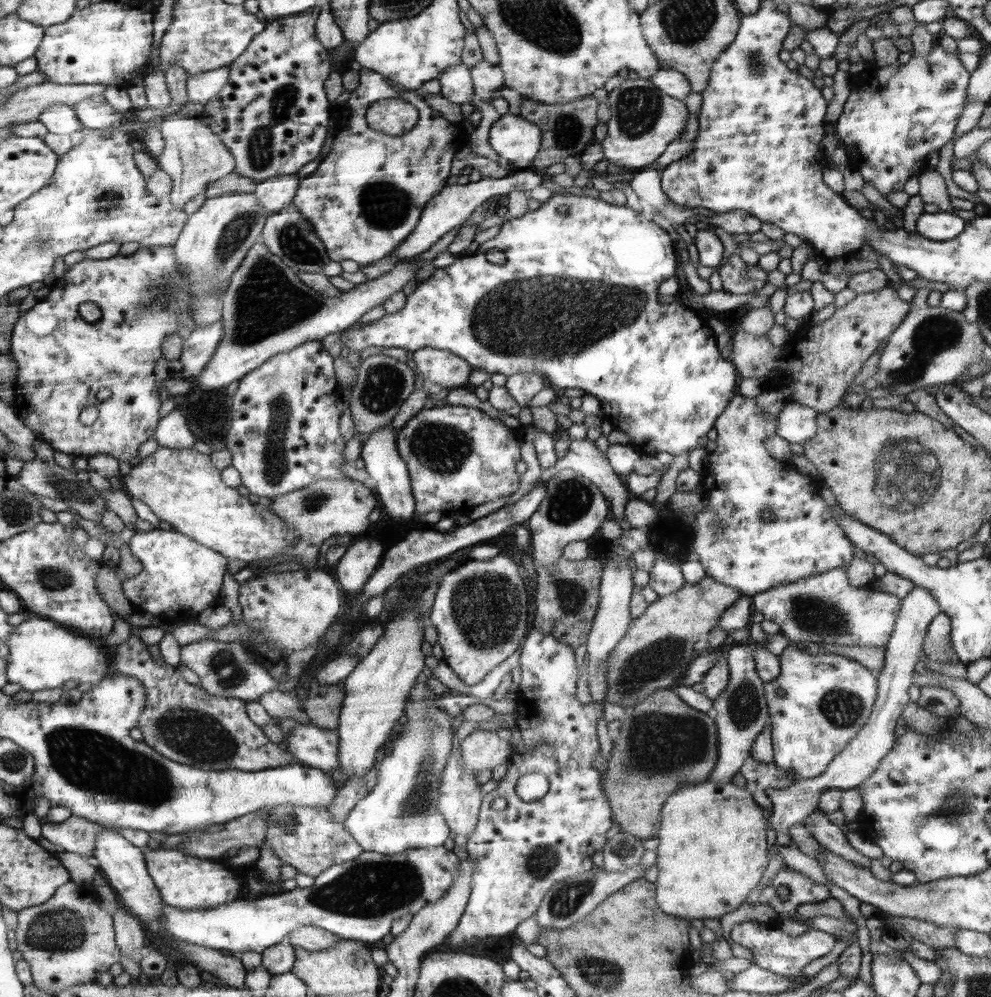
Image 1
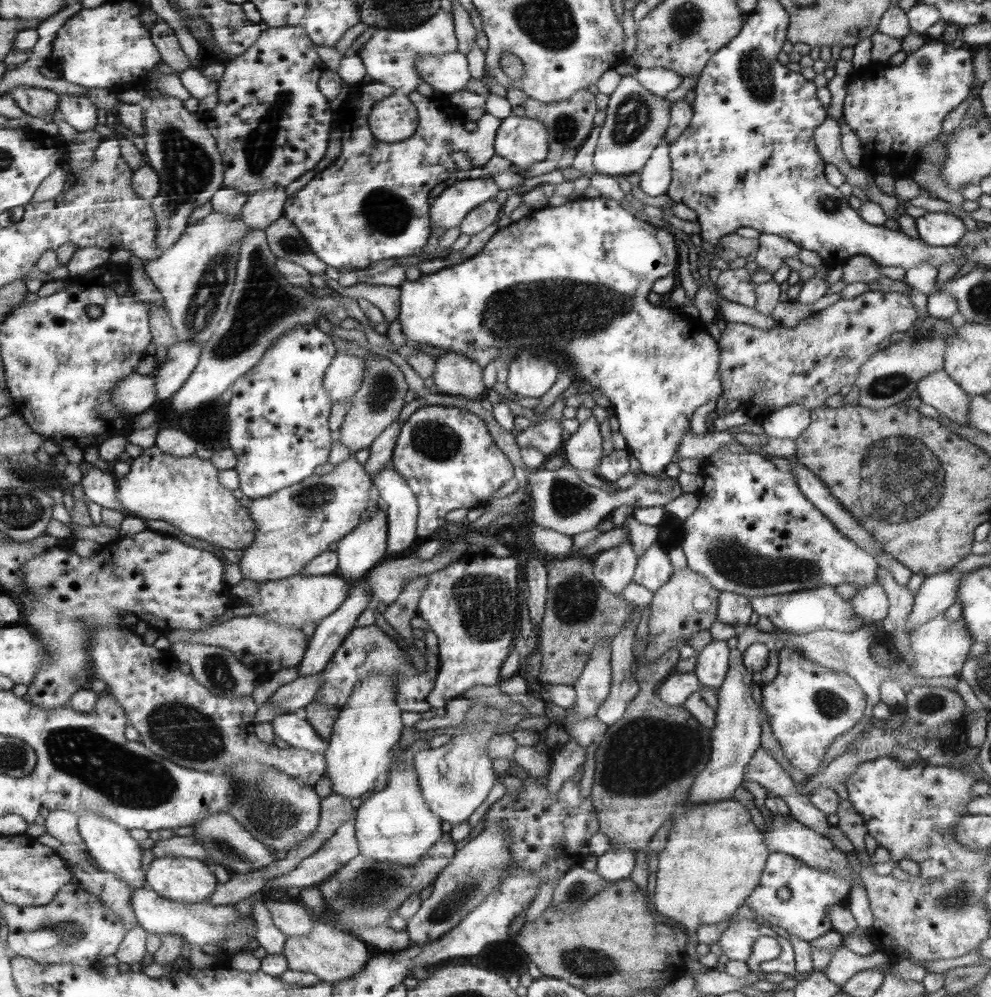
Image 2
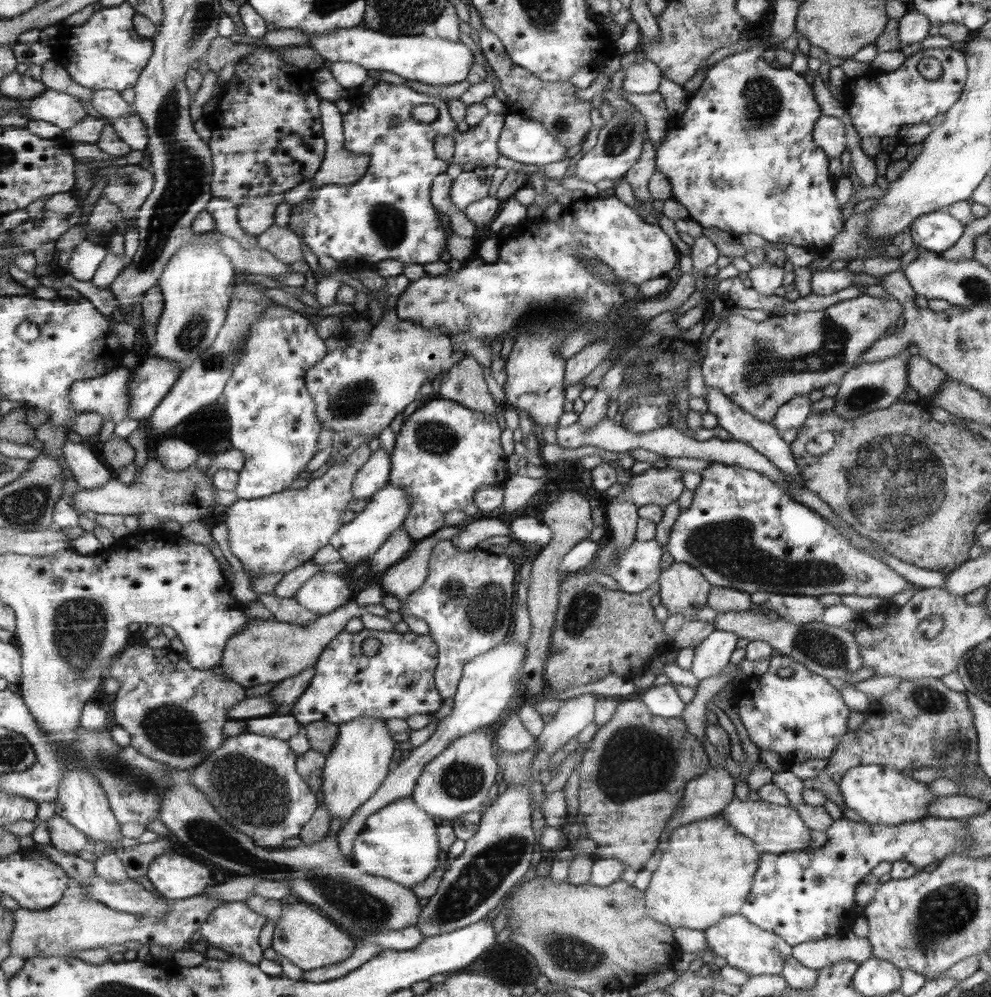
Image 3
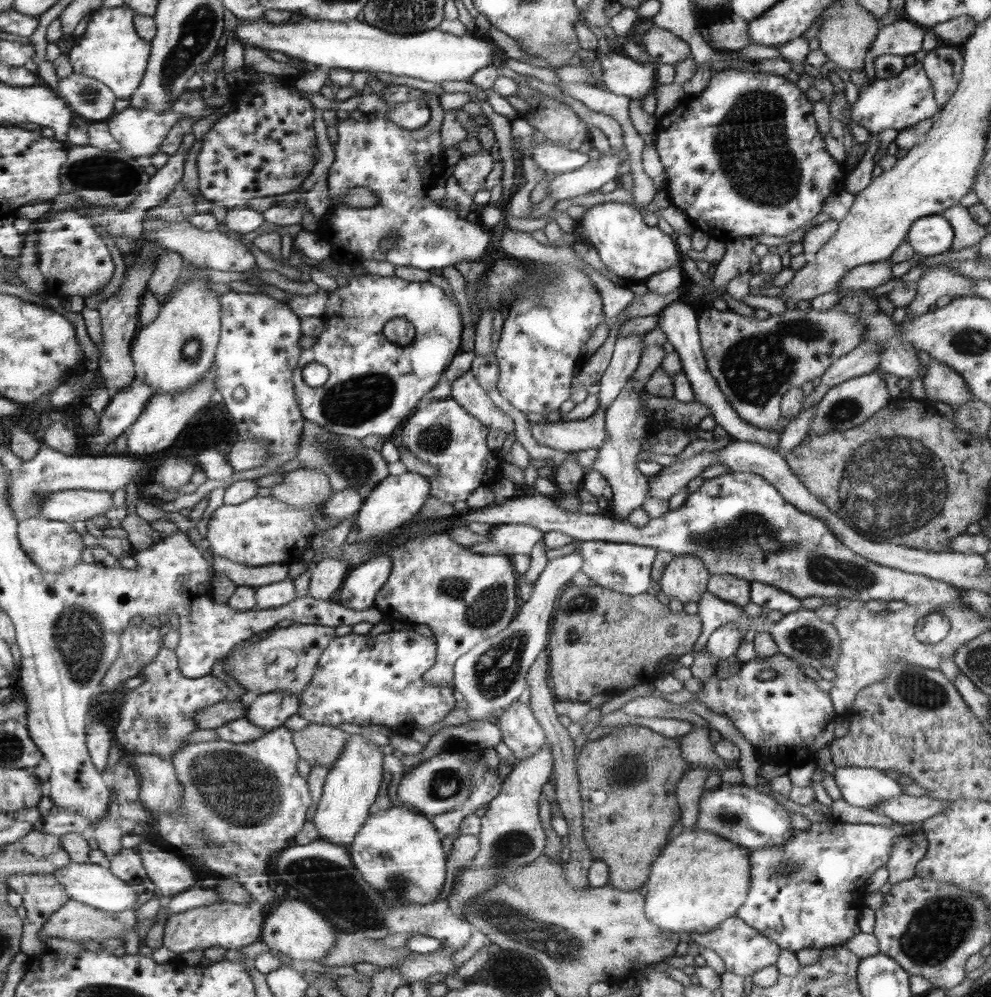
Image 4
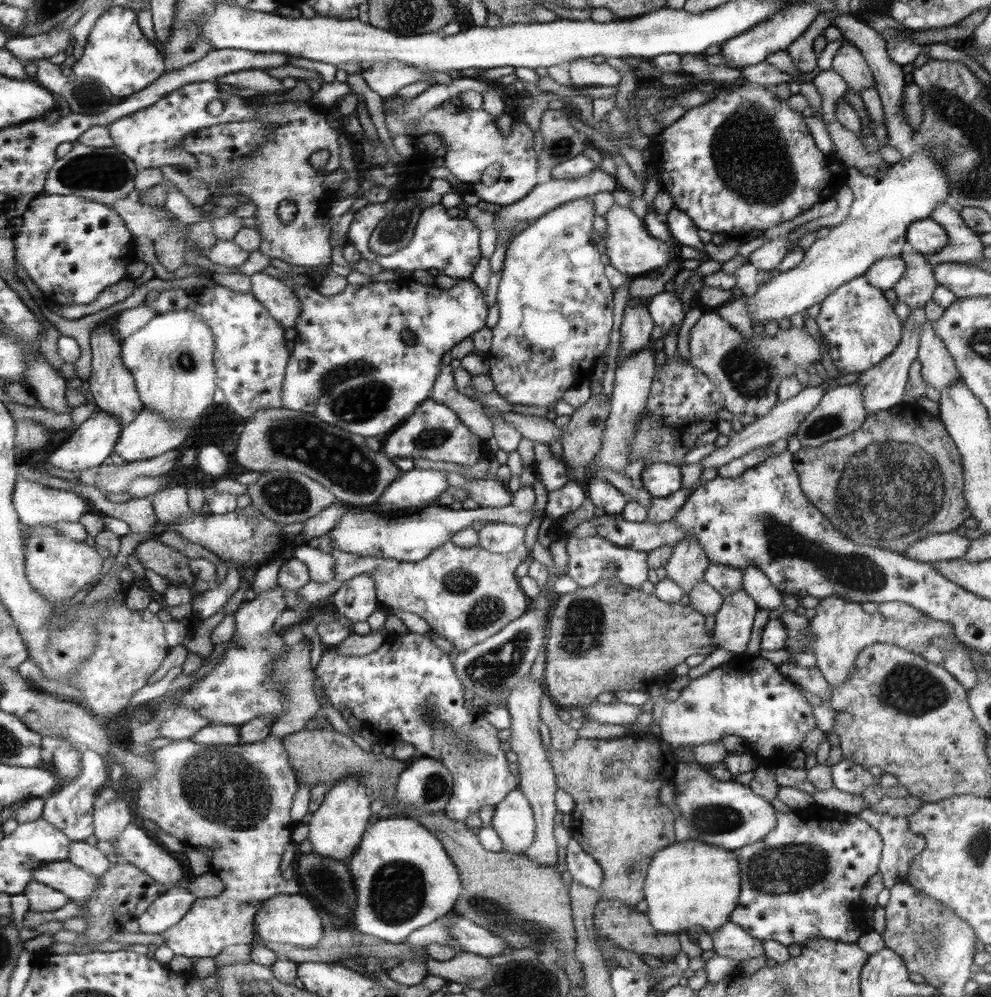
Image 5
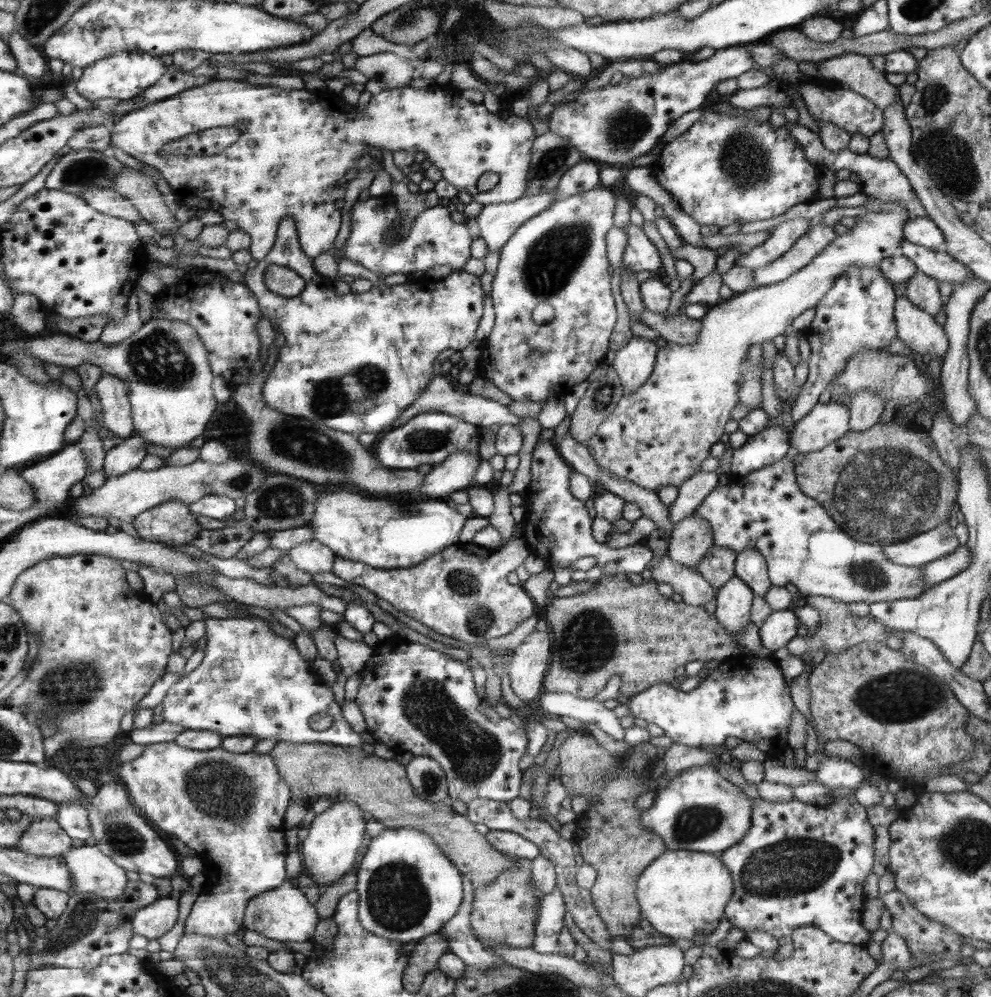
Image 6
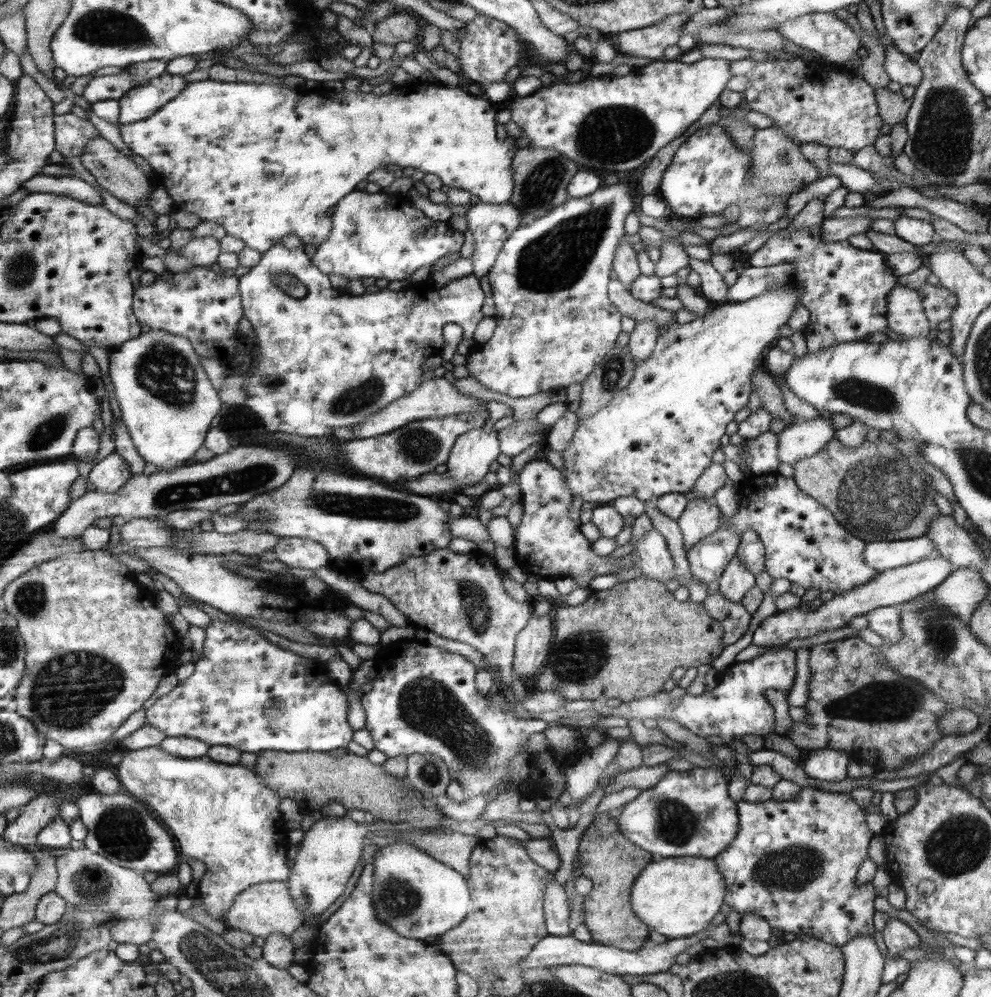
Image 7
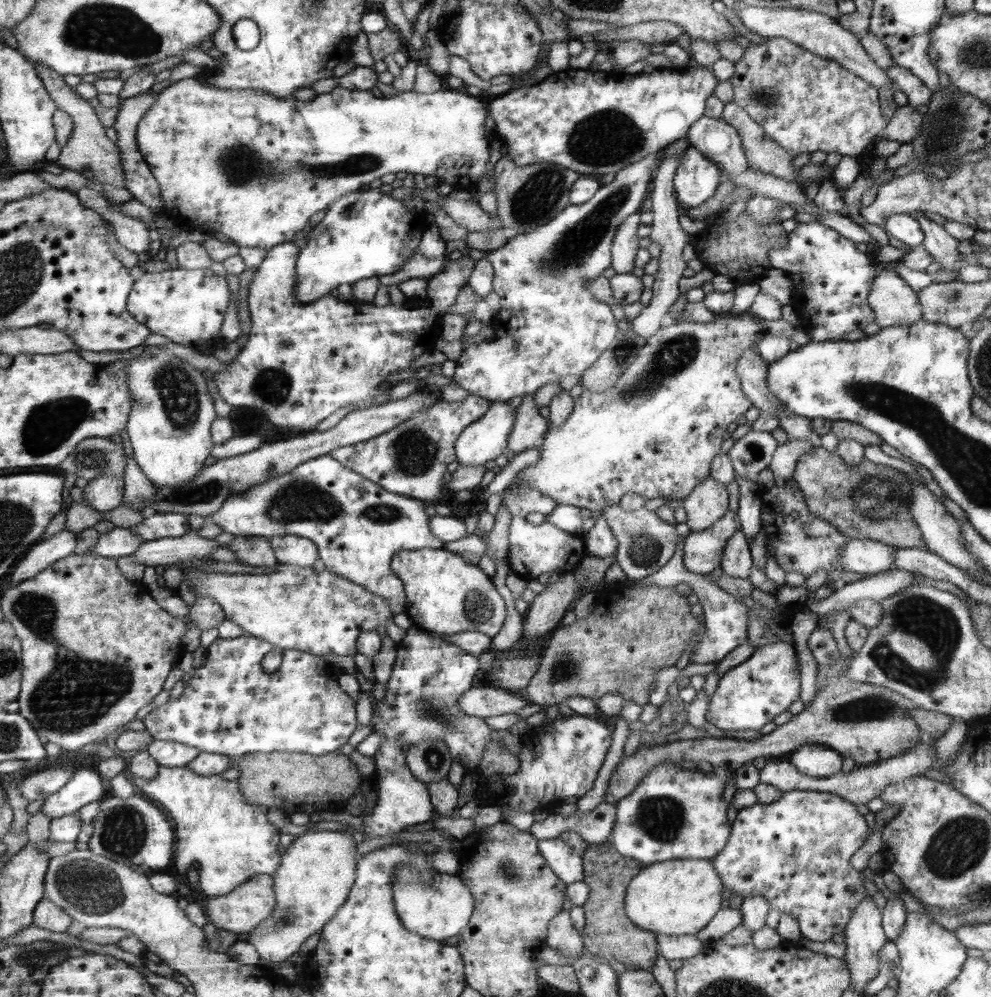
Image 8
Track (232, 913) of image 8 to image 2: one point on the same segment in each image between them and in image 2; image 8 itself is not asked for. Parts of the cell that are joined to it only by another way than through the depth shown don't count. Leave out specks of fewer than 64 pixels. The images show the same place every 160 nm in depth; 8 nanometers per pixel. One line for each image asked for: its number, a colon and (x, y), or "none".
2: (333, 955)
3: (304, 935)
4: (294, 928)
5: (288, 918)
6: (284, 913)
7: (264, 909)

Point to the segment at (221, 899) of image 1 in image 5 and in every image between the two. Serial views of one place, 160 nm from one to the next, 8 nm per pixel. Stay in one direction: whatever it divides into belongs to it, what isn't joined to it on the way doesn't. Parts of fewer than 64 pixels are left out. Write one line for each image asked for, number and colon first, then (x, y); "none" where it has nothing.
2: (187, 880)
3: (176, 877)
4: (171, 875)
5: (133, 845)

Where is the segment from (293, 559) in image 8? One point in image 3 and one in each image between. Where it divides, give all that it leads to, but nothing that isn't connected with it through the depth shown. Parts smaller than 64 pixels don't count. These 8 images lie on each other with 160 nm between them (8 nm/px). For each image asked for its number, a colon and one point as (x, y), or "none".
3: (324, 593)
4: (327, 577)
5: (321, 565)
6: (313, 557)
7: (302, 553)

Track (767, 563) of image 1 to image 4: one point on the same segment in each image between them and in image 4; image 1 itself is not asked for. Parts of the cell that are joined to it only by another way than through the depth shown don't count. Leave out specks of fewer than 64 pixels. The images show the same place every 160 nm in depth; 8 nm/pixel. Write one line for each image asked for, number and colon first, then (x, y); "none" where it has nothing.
2: (754, 533)
3: (743, 531)
4: (738, 524)

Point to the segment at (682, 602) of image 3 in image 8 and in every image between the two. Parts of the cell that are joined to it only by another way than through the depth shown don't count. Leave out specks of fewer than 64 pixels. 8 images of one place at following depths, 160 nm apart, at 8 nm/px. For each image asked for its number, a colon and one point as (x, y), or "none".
4: (686, 578)
5: (689, 562)
6: (691, 538)
7: (702, 517)
8: (708, 503)

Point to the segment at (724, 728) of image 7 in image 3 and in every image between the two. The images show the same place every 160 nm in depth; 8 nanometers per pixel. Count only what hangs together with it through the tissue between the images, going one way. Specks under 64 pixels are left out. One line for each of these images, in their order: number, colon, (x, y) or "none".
3: (801, 717)
4: (789, 712)
5: (747, 696)
6: (746, 697)

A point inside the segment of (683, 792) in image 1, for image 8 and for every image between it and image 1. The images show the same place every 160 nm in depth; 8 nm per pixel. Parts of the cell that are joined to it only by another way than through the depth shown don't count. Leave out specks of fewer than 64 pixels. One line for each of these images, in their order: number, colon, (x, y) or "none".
2: (714, 860)
3: (705, 874)
4: (702, 879)
5: (690, 885)
6: (684, 891)
7: (678, 896)
8: (677, 897)

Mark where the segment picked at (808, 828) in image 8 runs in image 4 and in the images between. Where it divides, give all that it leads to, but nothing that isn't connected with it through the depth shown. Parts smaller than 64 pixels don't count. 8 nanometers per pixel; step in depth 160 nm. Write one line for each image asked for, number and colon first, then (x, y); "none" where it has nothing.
4: (808, 893)
5: (803, 881)
6: (801, 865)
7: (794, 863)

